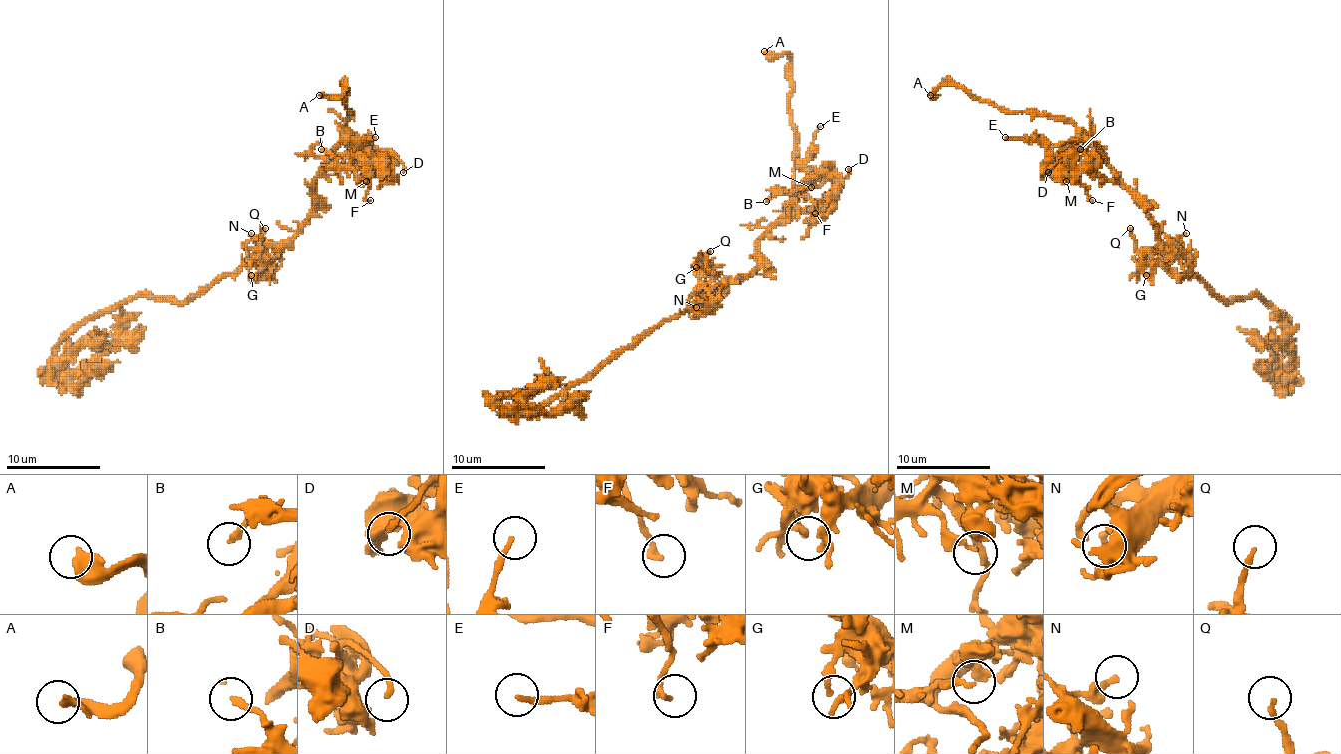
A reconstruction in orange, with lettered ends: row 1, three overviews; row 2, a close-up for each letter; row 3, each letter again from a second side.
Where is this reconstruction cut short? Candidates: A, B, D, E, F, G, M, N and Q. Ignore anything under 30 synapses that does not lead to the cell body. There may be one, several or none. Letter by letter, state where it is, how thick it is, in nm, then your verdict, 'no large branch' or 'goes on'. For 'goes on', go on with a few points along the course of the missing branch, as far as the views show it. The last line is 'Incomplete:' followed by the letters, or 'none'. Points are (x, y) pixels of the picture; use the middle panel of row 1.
A: place (764, 51); calibre 400 nm; goes on
B: place (766, 201); calibre 200 nm; no large branch
D: place (848, 169); calibre 180 nm; no large branch
E: place (820, 126); calibre 170 nm; no large branch
F: place (815, 213); calibre 200 nm; no large branch
G: place (696, 267); calibre 190 nm; no large branch
M: place (811, 187); calibre 240 nm; no large branch
N: place (696, 307); calibre 200 nm; no large branch
Q: place (710, 251); calibre 170 nm; no large branch
Incomplete: A

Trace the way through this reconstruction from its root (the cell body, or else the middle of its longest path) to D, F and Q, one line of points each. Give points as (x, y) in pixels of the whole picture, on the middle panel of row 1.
D: (703, 302), (745, 276), (757, 265), (757, 244), (780, 222), (808, 211), (848, 169)
F: (703, 302), (745, 276), (757, 265), (757, 244), (797, 201), (797, 192), (813, 204), (811, 208), (815, 213)
Q: (703, 302), (698, 283), (703, 260), (710, 251)

